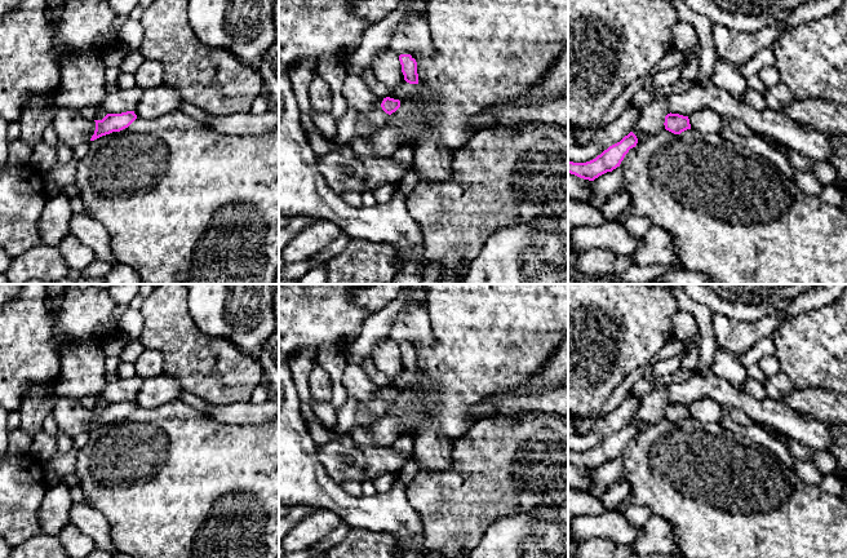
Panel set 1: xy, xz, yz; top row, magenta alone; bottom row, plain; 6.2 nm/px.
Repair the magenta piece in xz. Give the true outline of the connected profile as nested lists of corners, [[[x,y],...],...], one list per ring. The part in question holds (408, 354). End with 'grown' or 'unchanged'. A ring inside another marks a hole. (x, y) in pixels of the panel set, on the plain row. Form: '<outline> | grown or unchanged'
[[[400,344],[399,350],[404,369],[409,373],[418,373],[417,351],[411,344]]] | unchanged

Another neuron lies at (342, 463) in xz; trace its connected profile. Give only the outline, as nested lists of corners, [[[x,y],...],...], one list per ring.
[[[331,440],[318,444],[318,459],[337,486],[347,480],[362,482],[365,475],[365,459],[360,448]]]

